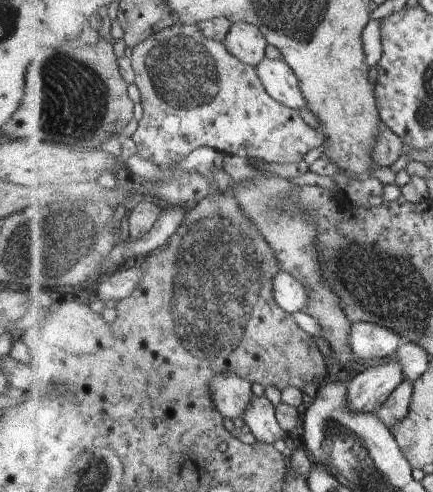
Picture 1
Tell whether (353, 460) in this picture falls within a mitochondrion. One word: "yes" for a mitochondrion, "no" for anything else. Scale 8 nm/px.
yes

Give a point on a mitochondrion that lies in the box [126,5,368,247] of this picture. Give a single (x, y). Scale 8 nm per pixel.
(182, 74)

